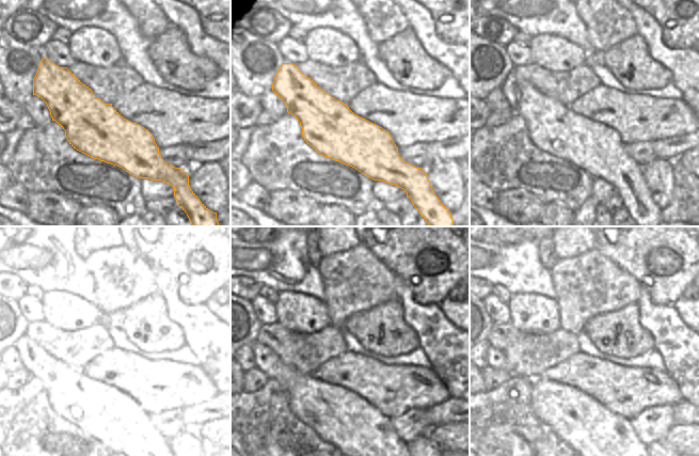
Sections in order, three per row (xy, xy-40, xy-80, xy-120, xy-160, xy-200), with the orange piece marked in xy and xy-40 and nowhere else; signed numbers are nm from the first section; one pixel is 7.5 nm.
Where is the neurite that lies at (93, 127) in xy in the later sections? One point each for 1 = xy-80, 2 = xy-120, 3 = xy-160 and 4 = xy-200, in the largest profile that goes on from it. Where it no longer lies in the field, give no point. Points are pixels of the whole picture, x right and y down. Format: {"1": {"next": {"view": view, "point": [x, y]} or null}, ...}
{"1": {"next": {"view": "xy-80", "point": [554, 127]}}, "2": {"next": {"view": "xy-120", "point": [107, 414]}}, "3": {"next": {"view": "xy-160", "point": [344, 419]}}, "4": {"next": {"view": "xy-200", "point": [594, 433]}}}

